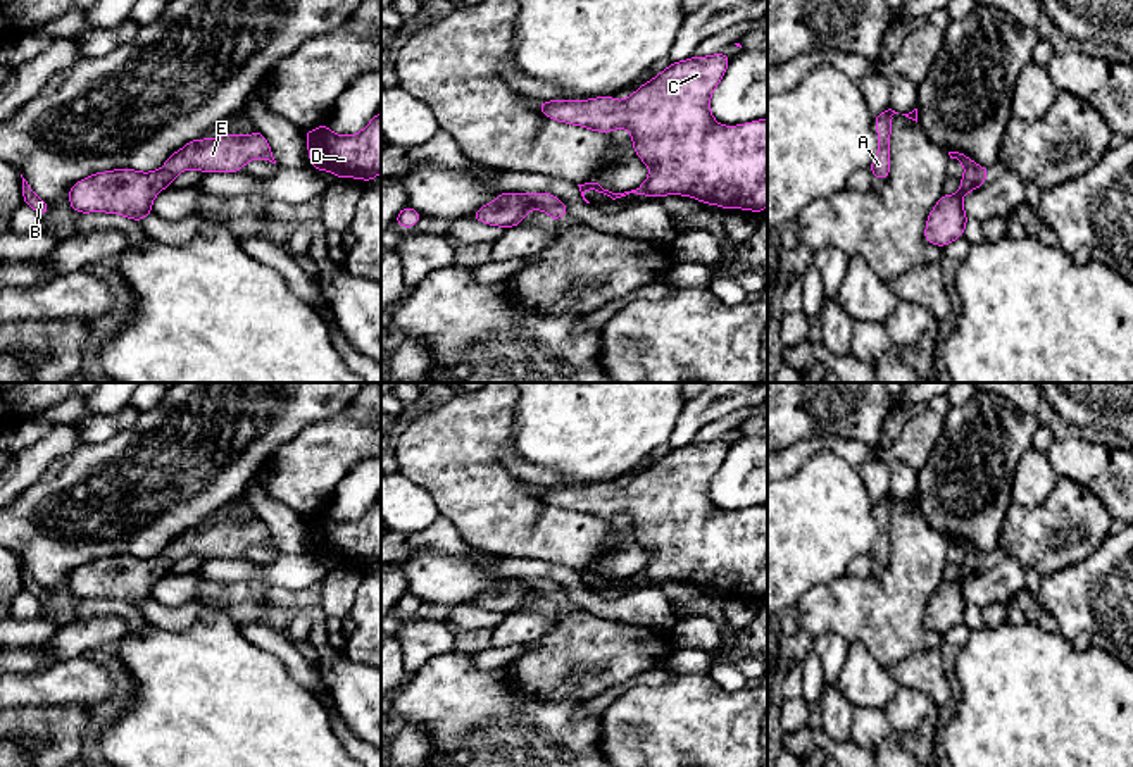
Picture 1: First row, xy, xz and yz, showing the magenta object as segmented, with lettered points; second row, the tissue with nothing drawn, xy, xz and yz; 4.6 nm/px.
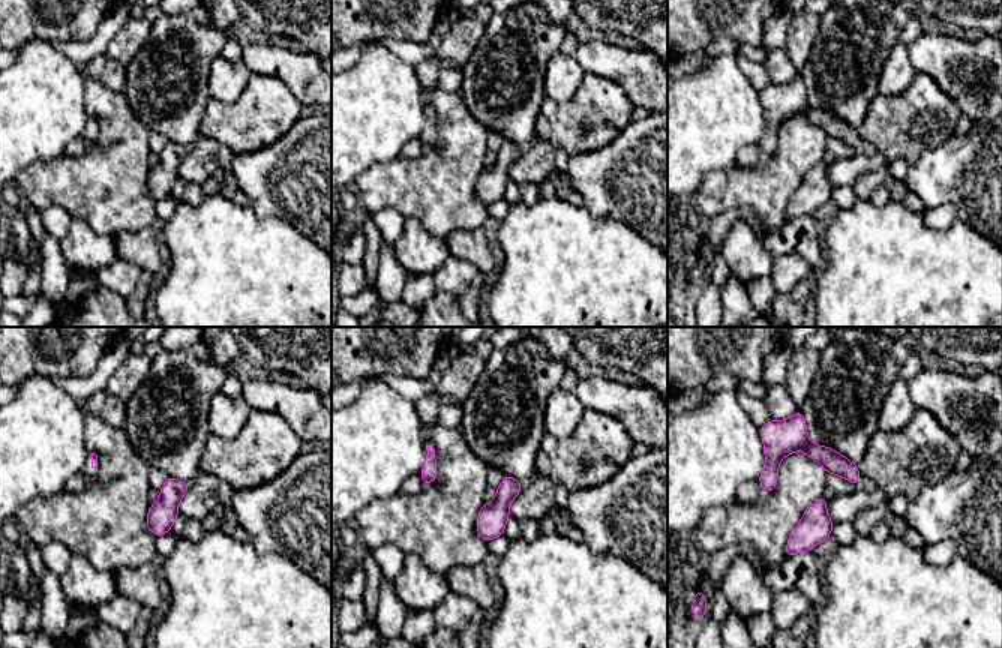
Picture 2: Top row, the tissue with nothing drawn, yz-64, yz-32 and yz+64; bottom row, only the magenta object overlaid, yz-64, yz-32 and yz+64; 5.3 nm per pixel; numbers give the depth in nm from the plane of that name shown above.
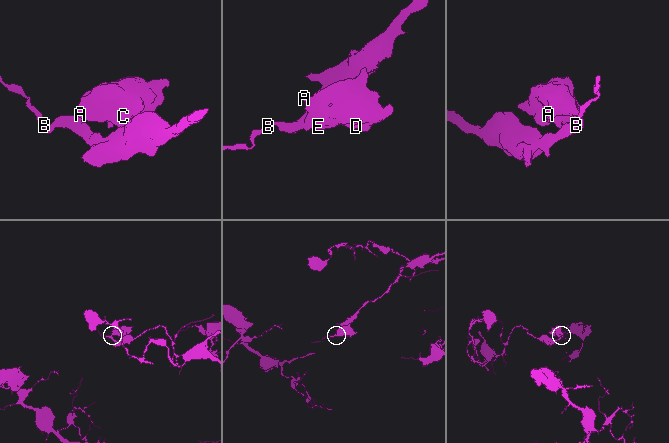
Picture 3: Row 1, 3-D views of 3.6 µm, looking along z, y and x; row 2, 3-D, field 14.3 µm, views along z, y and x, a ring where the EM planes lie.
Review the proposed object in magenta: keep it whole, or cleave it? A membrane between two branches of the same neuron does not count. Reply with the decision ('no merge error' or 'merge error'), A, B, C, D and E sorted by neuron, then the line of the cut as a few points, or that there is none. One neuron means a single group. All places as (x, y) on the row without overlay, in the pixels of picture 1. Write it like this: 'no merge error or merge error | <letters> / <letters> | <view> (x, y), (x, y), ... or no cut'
no merge error | A B C D E | no cut

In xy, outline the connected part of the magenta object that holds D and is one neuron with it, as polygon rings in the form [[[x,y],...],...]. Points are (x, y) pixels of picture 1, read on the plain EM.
[[[381,500],[352,522],[335,521],[326,508],[314,517],[304,517],[309,546],[317,557],[329,557],[345,564],[359,564],[366,569],[381,558]]]

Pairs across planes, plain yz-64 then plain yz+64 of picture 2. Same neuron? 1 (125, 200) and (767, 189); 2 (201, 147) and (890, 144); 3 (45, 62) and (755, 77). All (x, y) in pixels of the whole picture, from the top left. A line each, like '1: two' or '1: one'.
1: one
2: two
3: two

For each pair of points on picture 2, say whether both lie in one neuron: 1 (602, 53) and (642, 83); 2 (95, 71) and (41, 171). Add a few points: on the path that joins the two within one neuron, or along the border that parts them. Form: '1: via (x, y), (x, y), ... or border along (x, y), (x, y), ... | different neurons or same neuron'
1: via (612, 62), (632, 72) | same neuron
2: border along (84, 63), (84, 71), (98, 80) | different neurons

